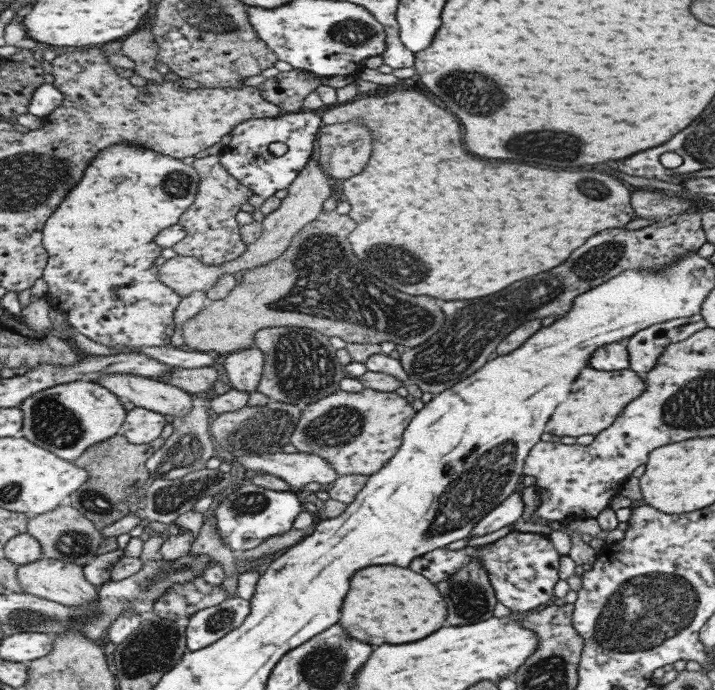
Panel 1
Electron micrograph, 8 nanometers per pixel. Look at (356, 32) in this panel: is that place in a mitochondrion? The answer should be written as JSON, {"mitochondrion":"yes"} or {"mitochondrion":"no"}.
{"mitochondrion":"yes"}

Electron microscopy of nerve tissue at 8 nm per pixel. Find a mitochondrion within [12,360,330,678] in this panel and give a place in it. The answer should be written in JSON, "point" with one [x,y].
{"point":[52,422]}

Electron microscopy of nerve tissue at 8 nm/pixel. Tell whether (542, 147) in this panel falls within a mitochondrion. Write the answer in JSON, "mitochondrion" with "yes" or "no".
{"mitochondrion":"yes"}

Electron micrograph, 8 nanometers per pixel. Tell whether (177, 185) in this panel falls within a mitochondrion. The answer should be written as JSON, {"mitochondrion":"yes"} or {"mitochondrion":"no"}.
{"mitochondrion":"yes"}

